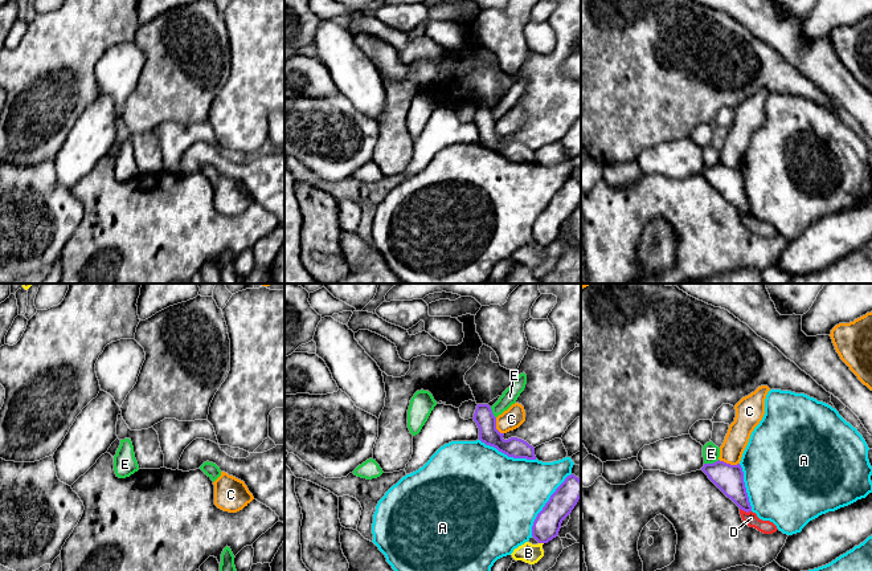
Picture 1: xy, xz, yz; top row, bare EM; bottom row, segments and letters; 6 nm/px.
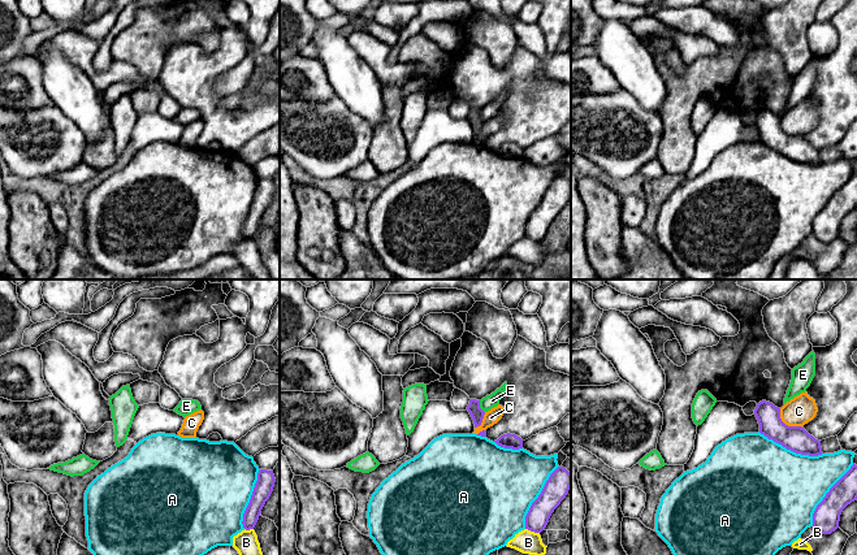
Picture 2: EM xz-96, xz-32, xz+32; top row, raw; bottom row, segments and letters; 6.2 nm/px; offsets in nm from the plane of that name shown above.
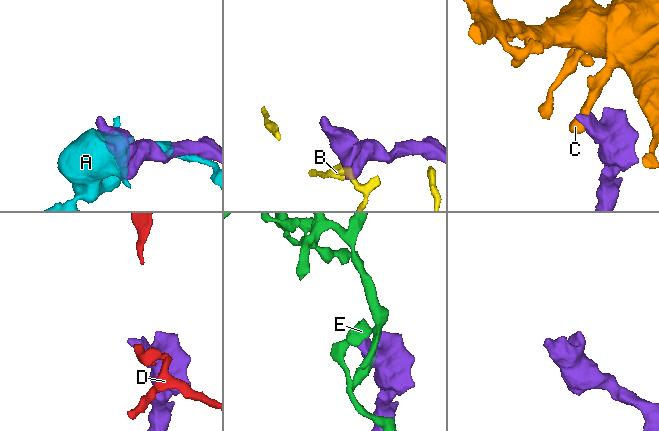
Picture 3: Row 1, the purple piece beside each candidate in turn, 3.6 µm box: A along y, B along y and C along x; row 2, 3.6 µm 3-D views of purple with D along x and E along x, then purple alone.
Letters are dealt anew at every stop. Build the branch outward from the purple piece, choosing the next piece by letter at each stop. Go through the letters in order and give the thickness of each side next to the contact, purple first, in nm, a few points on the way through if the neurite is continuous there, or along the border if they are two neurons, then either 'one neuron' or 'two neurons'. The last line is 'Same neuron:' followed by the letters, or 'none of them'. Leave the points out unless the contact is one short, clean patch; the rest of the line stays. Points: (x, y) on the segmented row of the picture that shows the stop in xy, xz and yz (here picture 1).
A: 160/460 nm | two neurons
B: 160/120 nm | two neurons
C: 180/140 nm | along yz (719, 459), (731, 464), (739, 464) | two neurons
D: 180/90 nm | along yz (740, 508), (750, 512) | two neurons
E: 180/110 nm | along yz (719, 460), (704, 464) | two neurons
Same neuron: none of them

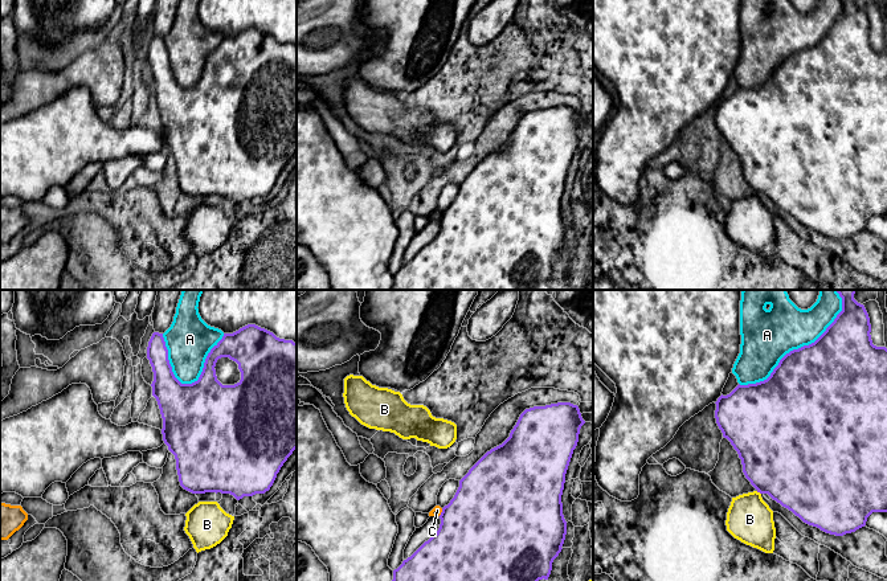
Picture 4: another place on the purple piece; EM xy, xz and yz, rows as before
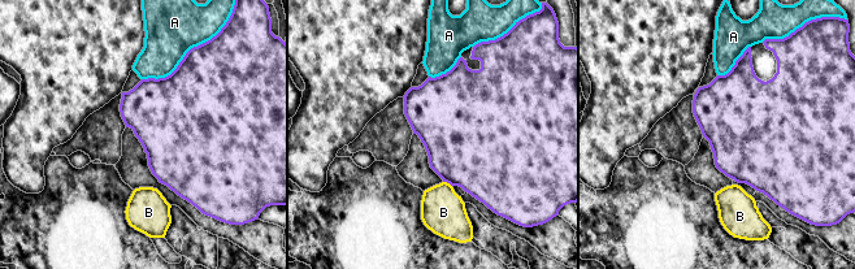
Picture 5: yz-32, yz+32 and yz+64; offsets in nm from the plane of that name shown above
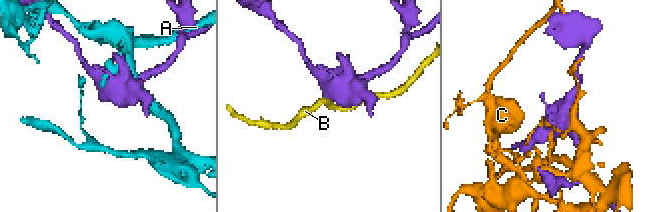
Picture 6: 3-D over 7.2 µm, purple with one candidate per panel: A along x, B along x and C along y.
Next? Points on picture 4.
A: 500/320 nm | two neurons
B: 480/280 nm | across yz (781, 457), (772, 466), (759, 491), (751, 504), (749, 519) | one neuron
C: 480/60 nm | two neurons
Same neuron: B

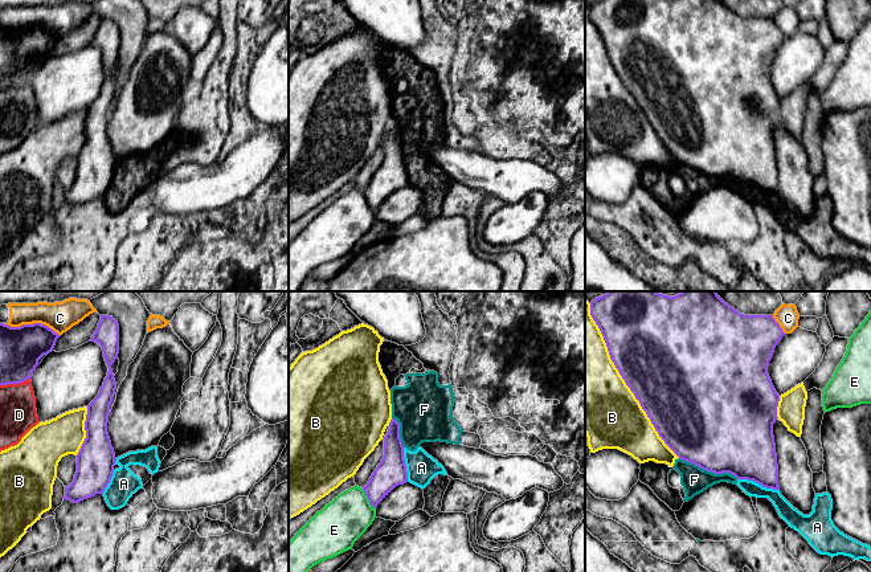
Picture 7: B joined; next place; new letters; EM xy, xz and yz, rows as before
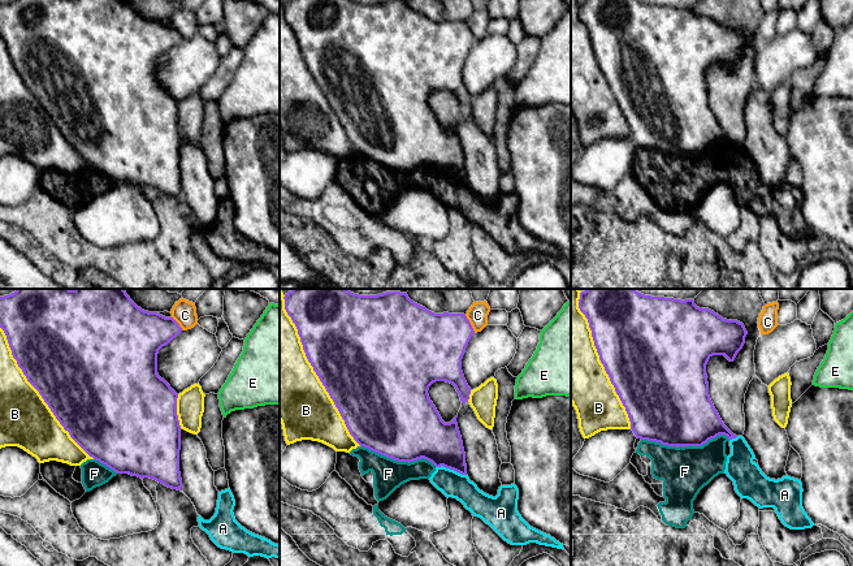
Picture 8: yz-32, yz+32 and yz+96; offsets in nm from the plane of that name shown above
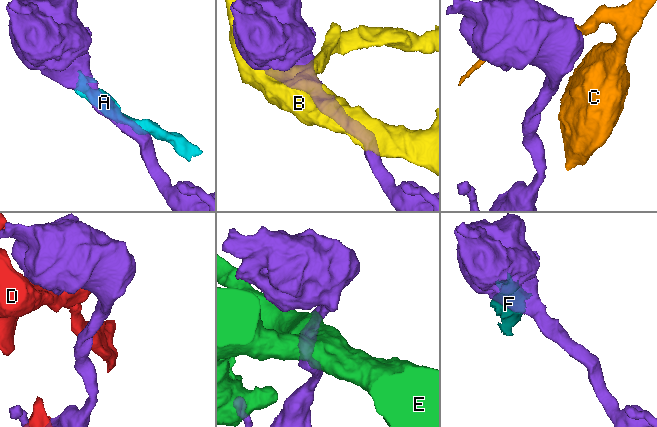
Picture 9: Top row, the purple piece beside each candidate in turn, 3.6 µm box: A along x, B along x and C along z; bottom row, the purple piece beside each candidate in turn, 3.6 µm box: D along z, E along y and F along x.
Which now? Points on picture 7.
A: 380/100 nm | two neurons
B: 500/480 nm | two neurons
C: 260/180 nm | two neurons
D: 260/220 nm | two neurons
E: 180/280 nm | two neurons
F: 500/160 nm | two neurons
Same neuron: none of them

